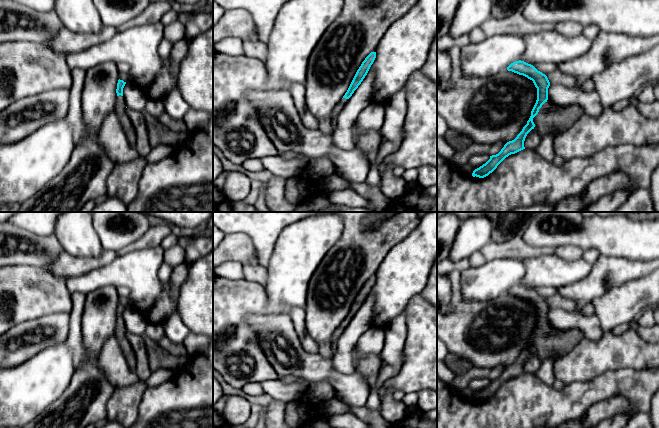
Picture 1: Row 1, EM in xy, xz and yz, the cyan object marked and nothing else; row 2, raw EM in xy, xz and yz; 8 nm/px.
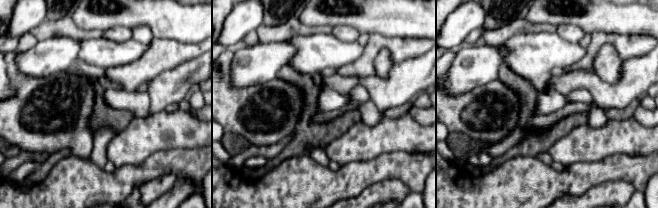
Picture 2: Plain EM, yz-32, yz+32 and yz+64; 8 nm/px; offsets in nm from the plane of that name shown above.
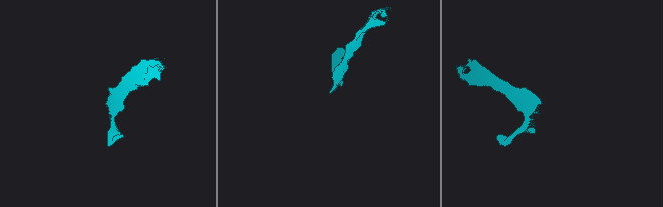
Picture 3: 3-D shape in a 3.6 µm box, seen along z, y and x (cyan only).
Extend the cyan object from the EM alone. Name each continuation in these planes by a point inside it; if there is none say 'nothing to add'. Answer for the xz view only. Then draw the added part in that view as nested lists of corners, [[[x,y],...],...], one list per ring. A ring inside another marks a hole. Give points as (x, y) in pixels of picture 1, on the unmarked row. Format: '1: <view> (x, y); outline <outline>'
1: xz (338, 332); outline [[[343,322],[334,332],[334,335],[331,340],[331,349],[332,353],[334,353],[337,349],[337,341],[344,332],[345,328],[347,327],[348,323]]]

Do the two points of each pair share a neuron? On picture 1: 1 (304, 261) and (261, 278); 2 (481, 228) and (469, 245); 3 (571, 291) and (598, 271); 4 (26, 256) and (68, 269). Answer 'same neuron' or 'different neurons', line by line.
1: different neurons
2: same neuron
3: same neuron
4: different neurons

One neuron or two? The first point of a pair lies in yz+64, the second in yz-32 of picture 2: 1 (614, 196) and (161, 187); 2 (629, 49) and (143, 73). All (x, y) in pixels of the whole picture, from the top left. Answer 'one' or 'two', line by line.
1: one
2: one

